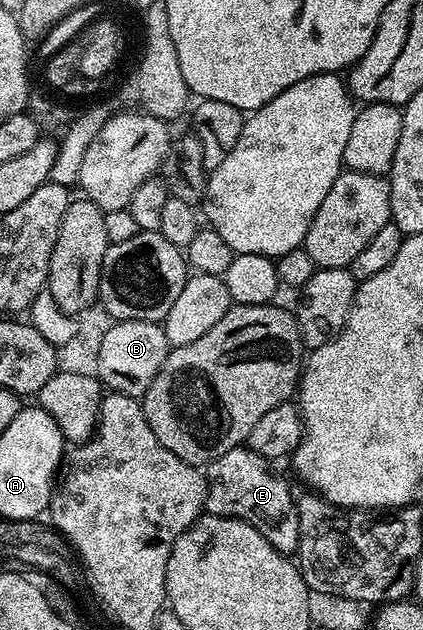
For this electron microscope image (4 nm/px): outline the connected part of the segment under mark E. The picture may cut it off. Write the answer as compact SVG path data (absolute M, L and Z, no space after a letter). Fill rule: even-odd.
M241 445L222 453L213 463L207 464L206 482L208 492L204 498L204 511L218 517L230 517L254 525L274 549L291 556L300 545L298 509L294 491L275 471L266 457L254 453L247 445Z

